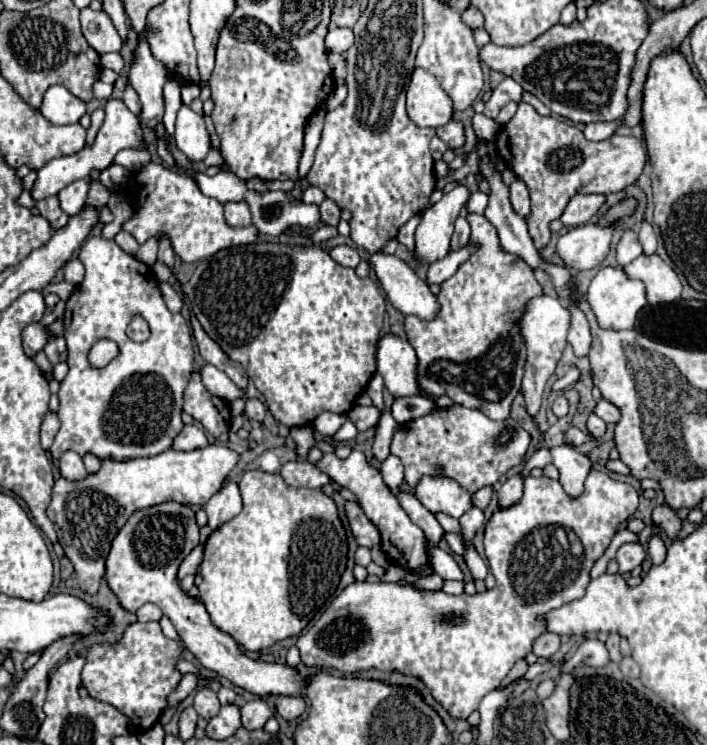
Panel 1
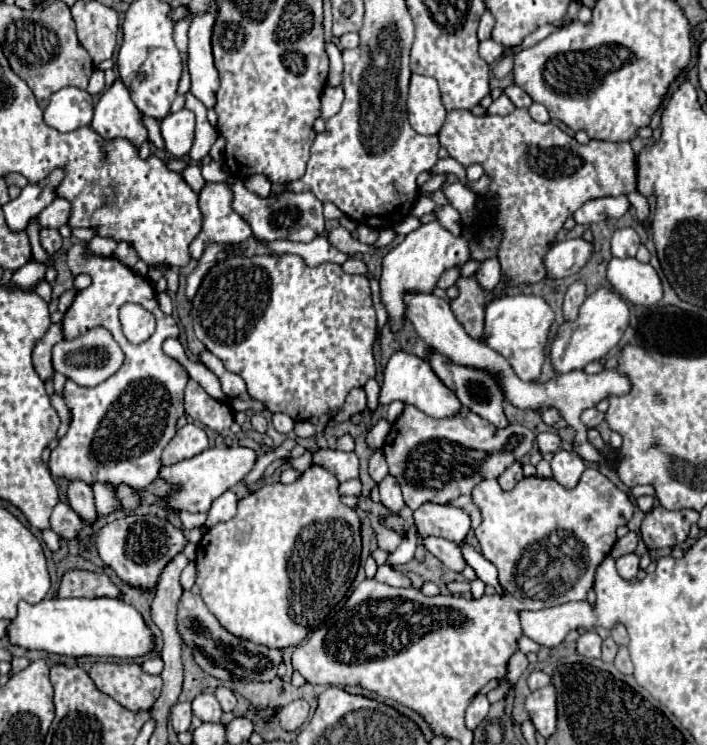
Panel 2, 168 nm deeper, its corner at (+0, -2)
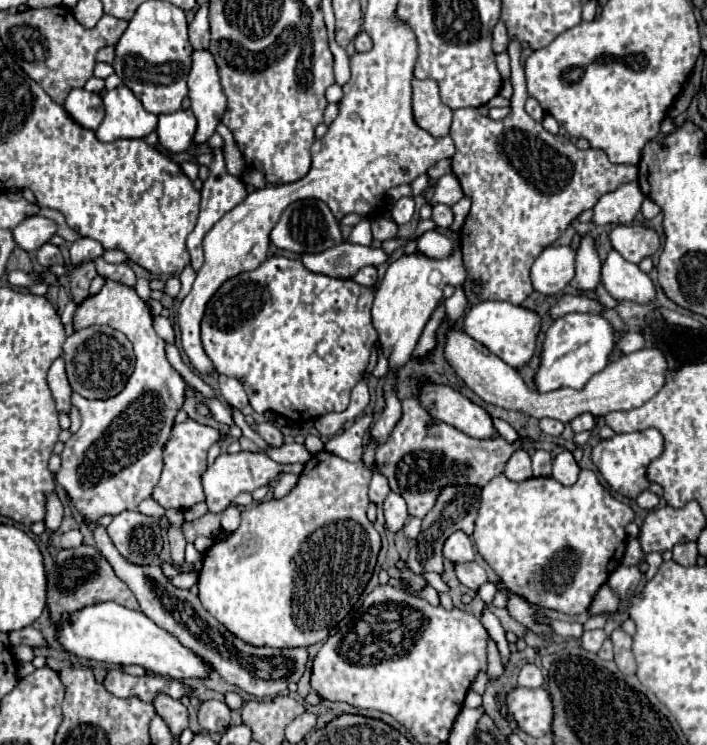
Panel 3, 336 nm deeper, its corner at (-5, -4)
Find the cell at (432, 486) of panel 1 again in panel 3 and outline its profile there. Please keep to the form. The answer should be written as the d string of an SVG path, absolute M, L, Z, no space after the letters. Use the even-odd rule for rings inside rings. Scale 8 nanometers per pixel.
M456 530L450 538L446 538L444 558L448 558L454 564L474 560L474 546L472 546L470 536L466 532L462 532L462 530Z

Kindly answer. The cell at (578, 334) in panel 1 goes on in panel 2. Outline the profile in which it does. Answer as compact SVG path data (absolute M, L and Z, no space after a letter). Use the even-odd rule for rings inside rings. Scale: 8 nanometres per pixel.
M577 280L577 282L573 282L573 284L567 288L565 304L563 304L563 314L565 314L567 320L575 320L575 318L577 318L579 306L583 304L585 298L587 298L587 286L585 286L583 280Z

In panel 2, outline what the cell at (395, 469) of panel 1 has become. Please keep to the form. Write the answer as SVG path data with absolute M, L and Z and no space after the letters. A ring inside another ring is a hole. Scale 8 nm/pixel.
M385 476L385 480L379 484L379 494L383 506L391 514L399 514L403 510L405 502L401 498L401 488L397 488L397 480L393 480L393 476Z

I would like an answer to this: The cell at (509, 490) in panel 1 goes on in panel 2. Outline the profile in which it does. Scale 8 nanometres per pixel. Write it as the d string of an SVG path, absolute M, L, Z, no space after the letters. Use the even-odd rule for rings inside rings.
M513 462L497 480L501 484L501 488L513 488L519 480L523 478L523 470L521 470L521 462Z

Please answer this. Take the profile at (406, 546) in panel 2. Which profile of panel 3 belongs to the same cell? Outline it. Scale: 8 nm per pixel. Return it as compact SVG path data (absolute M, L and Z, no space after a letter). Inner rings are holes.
M410 518L410 520L406 522L406 526L404 526L404 536L406 536L408 540L416 540L418 534L420 534L420 524L422 524L420 518Z

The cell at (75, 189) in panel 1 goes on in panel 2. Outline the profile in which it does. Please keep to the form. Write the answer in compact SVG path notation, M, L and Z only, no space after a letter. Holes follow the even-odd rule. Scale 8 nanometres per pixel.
M55 198L45 210L41 210L37 214L37 224L39 224L39 228L53 228L53 230L57 230L63 224L67 224L69 212L71 212L71 204L67 200Z

